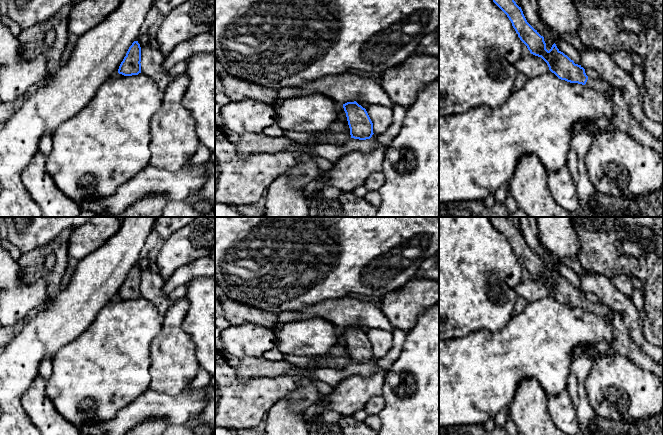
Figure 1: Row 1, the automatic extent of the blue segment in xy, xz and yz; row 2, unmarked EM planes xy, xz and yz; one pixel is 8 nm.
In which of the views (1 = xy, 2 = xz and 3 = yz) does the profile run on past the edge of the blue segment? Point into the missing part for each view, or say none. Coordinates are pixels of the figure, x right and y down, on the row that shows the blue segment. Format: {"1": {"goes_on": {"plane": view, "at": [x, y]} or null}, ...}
{"1": {"goes_on": null}, "2": {"goes_on": null}, "3": {"goes_on": {"plane": "yz", "at": [622, 120]}}}

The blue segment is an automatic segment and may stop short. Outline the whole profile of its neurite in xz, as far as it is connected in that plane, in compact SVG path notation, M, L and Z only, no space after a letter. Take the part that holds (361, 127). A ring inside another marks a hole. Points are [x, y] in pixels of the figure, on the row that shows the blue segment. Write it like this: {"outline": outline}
{"outline": "M356 101L343 104L346 113L351 138L366 140L372 137L373 123L366 111Z"}

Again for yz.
{"outline": "M493 0L493 2L507 15L518 37L531 54L541 57L547 63L549 70L559 79L585 85L610 97L614 108L612 127L629 135L638 143L652 148L663 158L663 139L653 137L632 117L618 87L601 78L589 78L585 69L561 52L555 43L548 51L544 37L527 22L521 7L514 0Z"}

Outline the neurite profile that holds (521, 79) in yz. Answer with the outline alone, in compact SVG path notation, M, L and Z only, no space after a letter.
M518 72L516 80L514 82L514 90L521 89L525 85L527 80L528 78L523 73Z

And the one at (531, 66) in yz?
M526 54L519 58L515 67L518 72L523 73L528 79L548 73L547 63L538 56Z

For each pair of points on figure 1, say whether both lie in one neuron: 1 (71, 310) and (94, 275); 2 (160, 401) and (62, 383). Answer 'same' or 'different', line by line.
1: same
2: different

